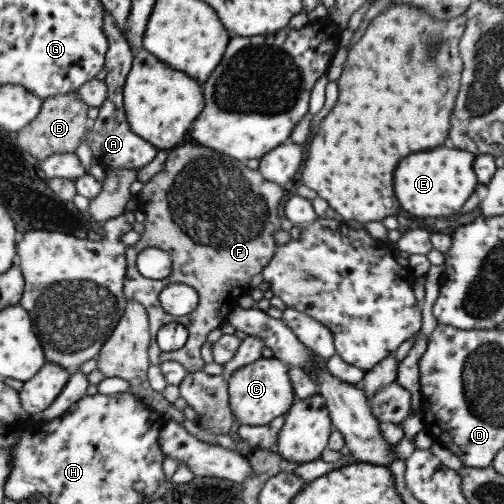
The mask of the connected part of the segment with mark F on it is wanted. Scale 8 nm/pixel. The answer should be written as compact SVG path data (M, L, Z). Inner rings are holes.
M184 144L169 150L163 169L144 183L134 198L137 209L145 215L142 223L144 229L139 234L139 240L125 249L126 277L122 293L125 300L135 300L145 310L150 335L148 364L159 366L161 362L173 360L179 362L187 372L201 371L204 362L199 355L199 349L206 341L207 334L222 326L227 316L237 308L238 300L247 288L251 276L259 274L273 256L277 245L273 239L273 232L280 229L277 206L283 198L283 187L265 180L258 169L249 169L244 161L235 160L223 153L217 154L209 148L201 148L201 145ZM149 247L164 250L170 256L171 272L165 278L153 280L137 272L136 256L141 250ZM175 283L190 286L198 294L197 308L189 315L173 317L163 313L159 306L159 292L164 286ZM168 322L183 325L187 331L187 341L179 350L164 352L156 346L156 331Z

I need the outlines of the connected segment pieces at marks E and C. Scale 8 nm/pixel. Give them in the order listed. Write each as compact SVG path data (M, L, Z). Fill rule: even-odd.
M453 147L433 148L429 152L405 156L405 160L401 160L393 172L393 190L399 206L419 218L447 217L459 213L478 183L472 169L473 157L470 152Z
M273 356L261 357L251 364L245 364L242 368L235 370L229 378L226 378L228 405L234 420L240 426L263 426L288 411L295 401L295 396L287 371L289 371L289 367L279 360L275 360Z

